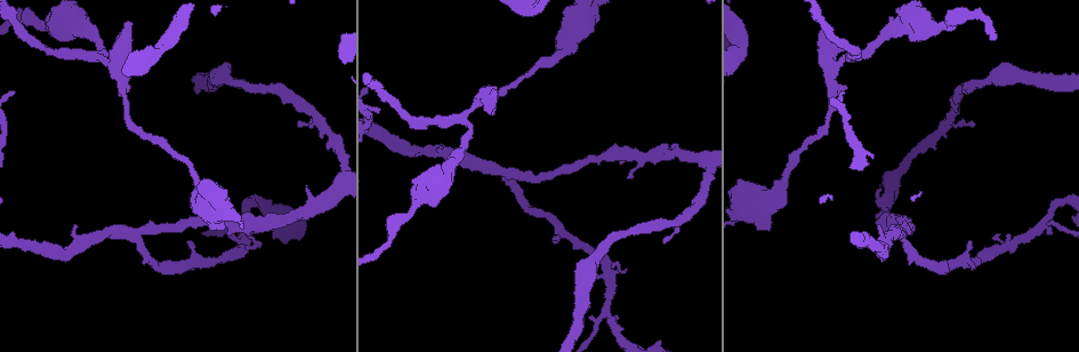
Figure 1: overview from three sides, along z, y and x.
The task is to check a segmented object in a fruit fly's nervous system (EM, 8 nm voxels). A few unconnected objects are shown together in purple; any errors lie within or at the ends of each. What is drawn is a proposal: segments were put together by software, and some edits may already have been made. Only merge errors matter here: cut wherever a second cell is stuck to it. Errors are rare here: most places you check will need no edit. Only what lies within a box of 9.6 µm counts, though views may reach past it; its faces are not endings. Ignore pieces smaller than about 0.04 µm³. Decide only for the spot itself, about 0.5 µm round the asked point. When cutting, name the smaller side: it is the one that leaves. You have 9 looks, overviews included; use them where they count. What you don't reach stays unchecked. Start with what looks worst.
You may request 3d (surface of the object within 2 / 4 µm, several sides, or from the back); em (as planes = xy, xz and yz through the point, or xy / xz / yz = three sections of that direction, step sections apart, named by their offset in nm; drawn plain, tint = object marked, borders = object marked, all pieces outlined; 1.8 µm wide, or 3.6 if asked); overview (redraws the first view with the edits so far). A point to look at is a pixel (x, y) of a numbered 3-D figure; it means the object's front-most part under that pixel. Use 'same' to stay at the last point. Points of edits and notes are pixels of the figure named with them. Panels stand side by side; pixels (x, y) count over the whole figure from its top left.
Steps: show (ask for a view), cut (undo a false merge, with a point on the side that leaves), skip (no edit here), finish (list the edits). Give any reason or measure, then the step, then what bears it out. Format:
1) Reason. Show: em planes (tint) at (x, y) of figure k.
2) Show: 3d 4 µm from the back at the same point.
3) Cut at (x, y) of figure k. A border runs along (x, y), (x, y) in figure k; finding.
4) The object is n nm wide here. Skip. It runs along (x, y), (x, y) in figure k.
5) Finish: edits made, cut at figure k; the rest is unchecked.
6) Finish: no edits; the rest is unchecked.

Abrupt turn. Show: em yz step 8 (tint) at (505, 171) of figure 1.

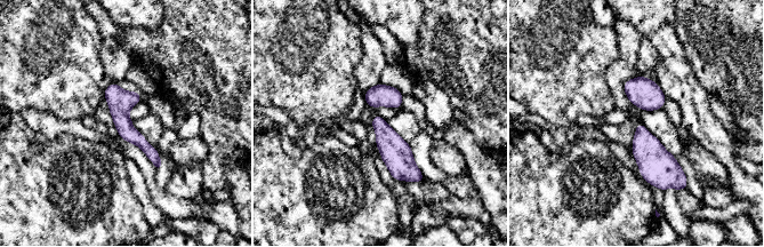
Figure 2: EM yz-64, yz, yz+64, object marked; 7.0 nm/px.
Another direction. Show: em planes (tint) at the same point.

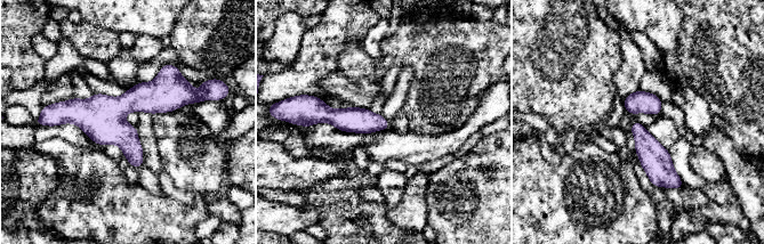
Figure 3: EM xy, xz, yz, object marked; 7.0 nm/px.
Skip. It runs along (191, 99), (138, 98), (59, 120) in figure 3; one cell here.

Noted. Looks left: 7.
Sudden change in width. Show: em xz step 16 (tint) at (123, 99) of figure 1.

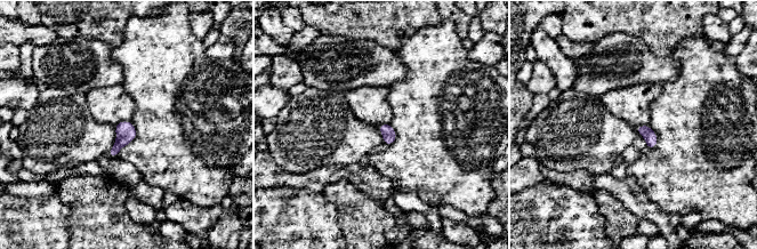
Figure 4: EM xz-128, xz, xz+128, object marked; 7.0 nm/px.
Skip. One cell here.

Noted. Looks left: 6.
A fork. Show: 3d 4 µm at (605, 314) of figure 1.

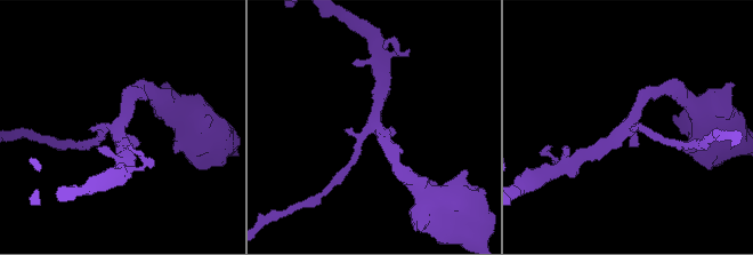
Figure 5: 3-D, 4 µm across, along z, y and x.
3 arms meet here. Show: em 3.6 µm xy step 16 (tint) at (120, 125) of figure 5.

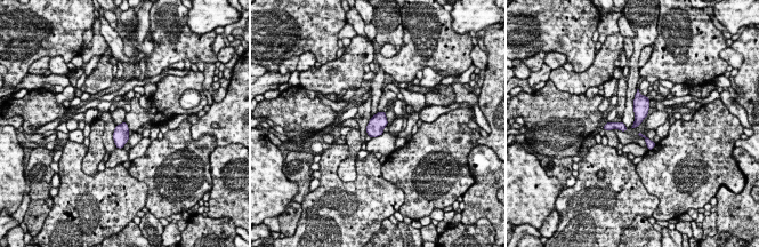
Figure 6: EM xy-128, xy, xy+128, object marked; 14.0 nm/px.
Skip. Continuous, no second cell.

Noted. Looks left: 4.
A narrow waist. Show: em xz step 8 (tint) at (411, 213) of figure 1.

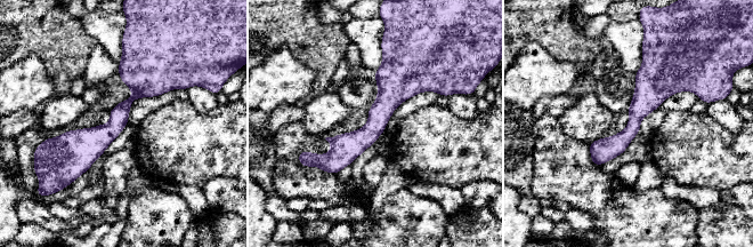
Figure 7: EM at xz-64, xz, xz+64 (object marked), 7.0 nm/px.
Skip. It runs along (129, 60), (135, 95), (73, 175) in figure 7; one cell here.

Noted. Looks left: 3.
Finish: no edits; the rest is unchecked.

